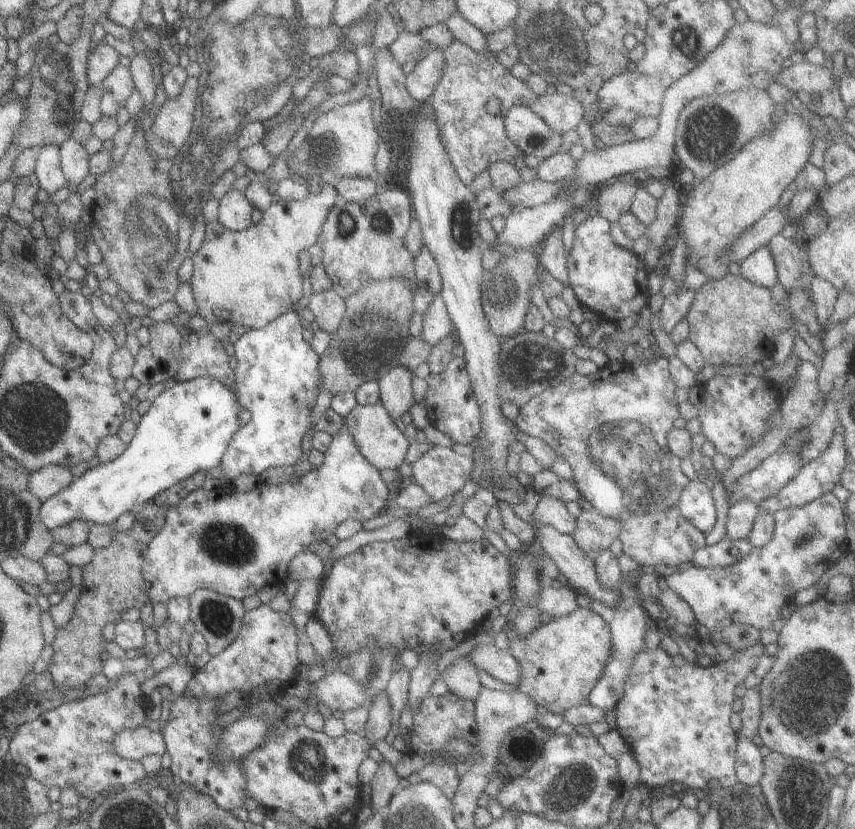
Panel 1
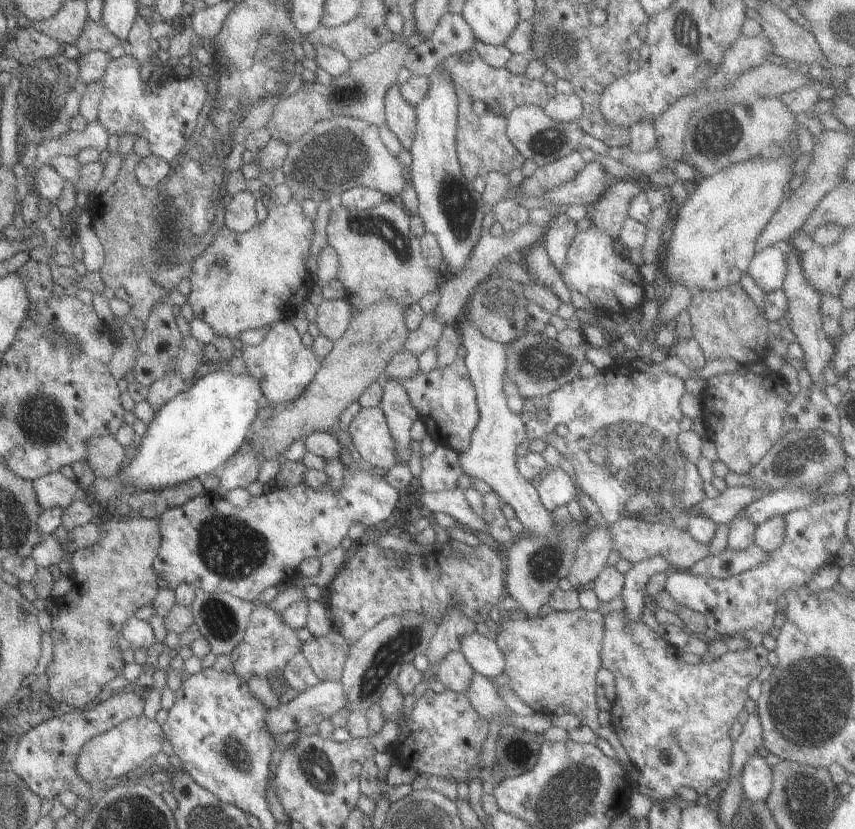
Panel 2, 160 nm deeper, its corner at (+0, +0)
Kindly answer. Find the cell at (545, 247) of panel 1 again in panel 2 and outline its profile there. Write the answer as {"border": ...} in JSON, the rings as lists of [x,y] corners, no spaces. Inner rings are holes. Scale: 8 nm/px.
{"border":[[[565,213],[555,214],[547,219],[542,238],[539,240],[544,246],[551,264],[559,272],[565,264],[568,246],[576,233],[575,223]]]}

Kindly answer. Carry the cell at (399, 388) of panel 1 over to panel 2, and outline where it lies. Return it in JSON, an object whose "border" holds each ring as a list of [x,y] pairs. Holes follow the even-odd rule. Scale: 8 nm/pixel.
{"border":[[[397,379],[381,380],[382,395],[379,408],[384,414],[389,434],[393,439],[396,464],[405,463],[411,454],[409,428],[419,418],[407,398],[406,390]]]}

